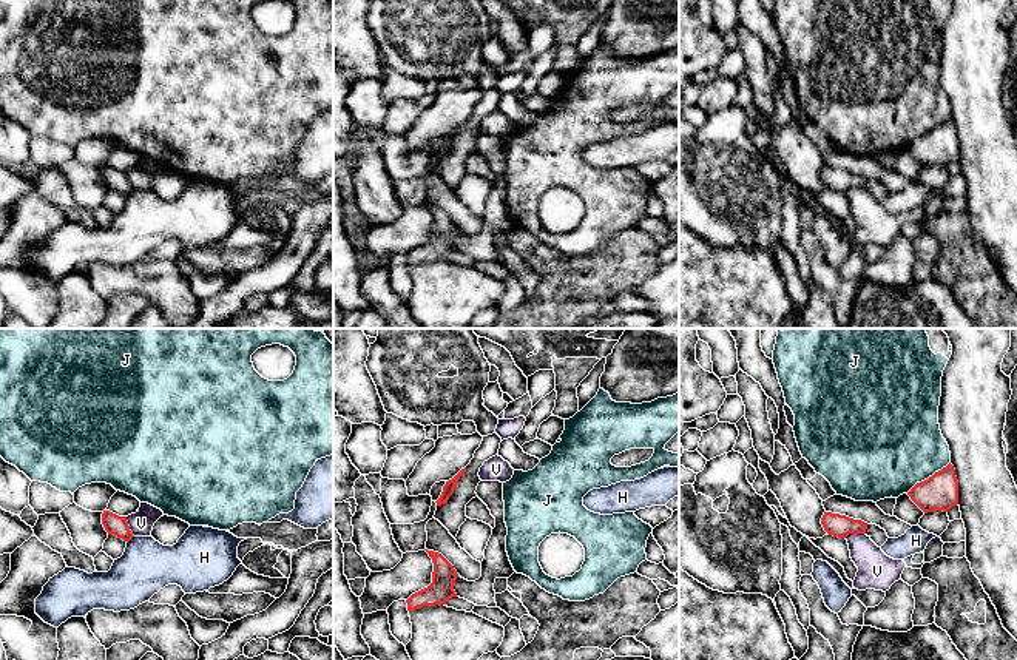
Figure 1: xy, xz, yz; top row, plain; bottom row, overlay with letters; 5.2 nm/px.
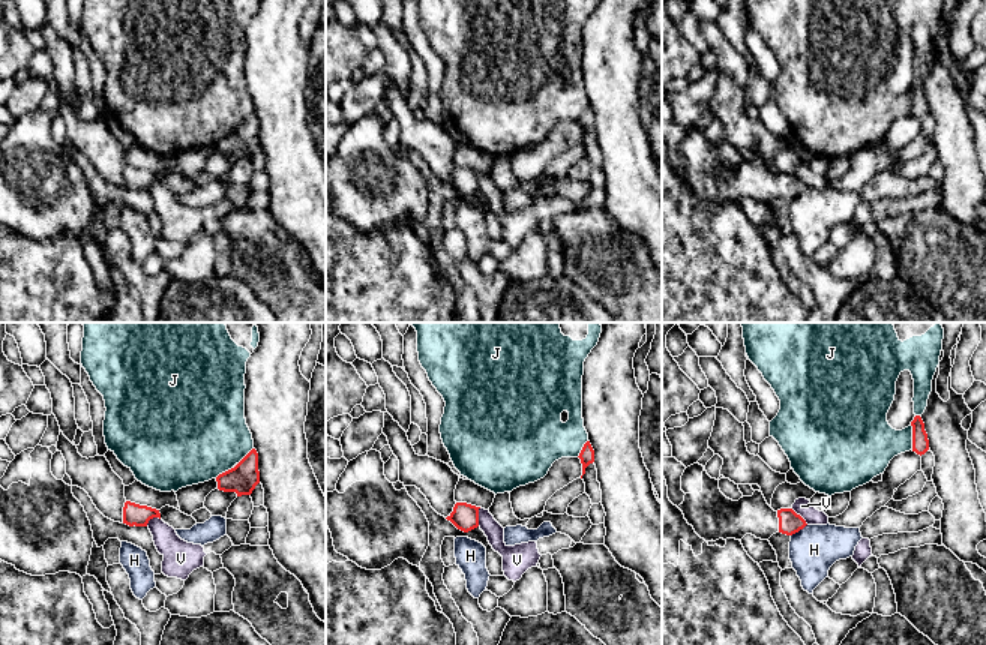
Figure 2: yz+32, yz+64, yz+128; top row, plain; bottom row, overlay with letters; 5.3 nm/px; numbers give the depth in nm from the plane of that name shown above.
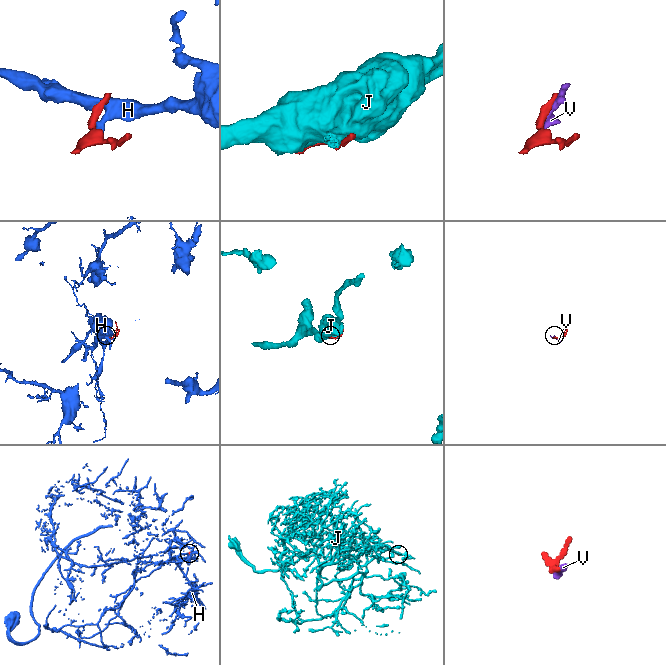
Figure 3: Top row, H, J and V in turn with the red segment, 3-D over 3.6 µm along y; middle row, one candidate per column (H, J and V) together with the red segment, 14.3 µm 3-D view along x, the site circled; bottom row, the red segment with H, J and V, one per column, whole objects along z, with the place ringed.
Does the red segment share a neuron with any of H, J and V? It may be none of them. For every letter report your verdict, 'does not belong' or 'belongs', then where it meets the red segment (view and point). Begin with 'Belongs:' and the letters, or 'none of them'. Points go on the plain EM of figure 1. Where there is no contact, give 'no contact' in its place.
Belongs: none of them
H: does not belong | xy (130, 193)
J: does not belong | yz (929, 131)
V: does not belong | yz (854, 187)

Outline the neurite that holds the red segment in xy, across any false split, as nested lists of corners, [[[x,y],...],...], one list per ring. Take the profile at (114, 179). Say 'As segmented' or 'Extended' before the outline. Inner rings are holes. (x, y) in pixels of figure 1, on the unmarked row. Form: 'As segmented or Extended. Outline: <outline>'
As segmented. Outline: [[[103,165],[102,179],[108,190],[122,193],[127,197],[134,191],[133,187],[130,185],[127,171],[119,171],[110,165]]]

